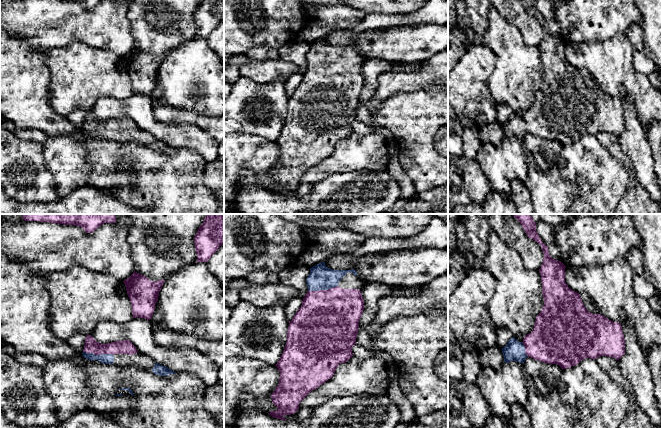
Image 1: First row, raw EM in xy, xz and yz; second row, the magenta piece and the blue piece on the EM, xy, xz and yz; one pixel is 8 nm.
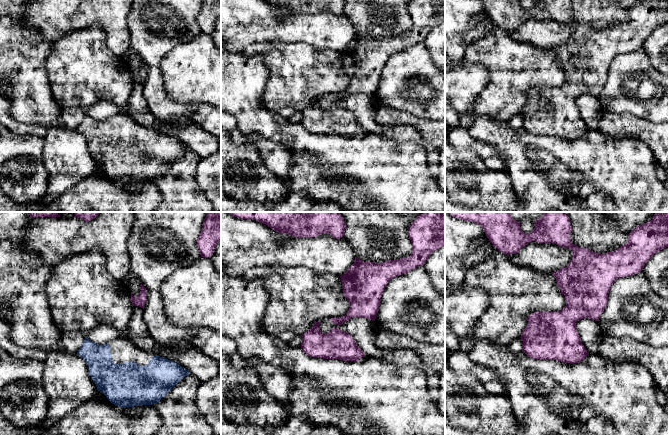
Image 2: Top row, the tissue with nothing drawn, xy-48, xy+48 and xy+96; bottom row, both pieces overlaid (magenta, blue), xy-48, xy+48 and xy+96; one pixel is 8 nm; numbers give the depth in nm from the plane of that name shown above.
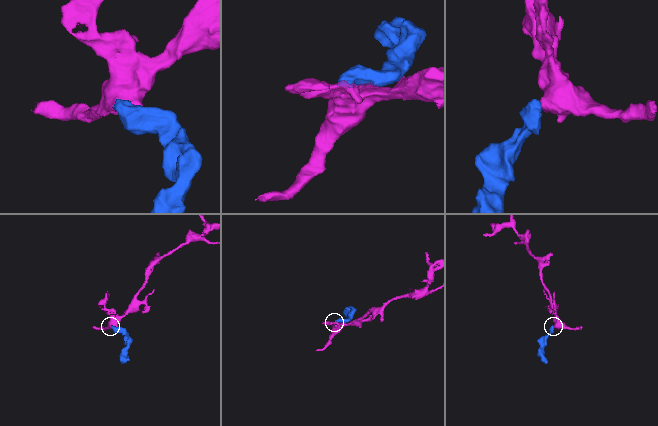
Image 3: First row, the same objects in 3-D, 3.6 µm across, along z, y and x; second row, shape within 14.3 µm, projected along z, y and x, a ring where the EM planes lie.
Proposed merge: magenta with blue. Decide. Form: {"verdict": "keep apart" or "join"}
{"verdict": "join"}

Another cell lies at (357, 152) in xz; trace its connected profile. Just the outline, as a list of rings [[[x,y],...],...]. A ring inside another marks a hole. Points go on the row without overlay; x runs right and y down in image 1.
[[[354,131],[345,139],[339,140],[333,153],[311,167],[299,180],[299,184],[307,183],[313,185],[335,173],[349,173],[352,171],[387,170],[389,153],[387,149],[387,139],[381,133],[370,133],[359,135]]]

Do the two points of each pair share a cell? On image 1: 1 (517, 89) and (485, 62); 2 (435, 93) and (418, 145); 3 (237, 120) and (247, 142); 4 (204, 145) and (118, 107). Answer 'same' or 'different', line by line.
1: different
2: same
3: different
4: same

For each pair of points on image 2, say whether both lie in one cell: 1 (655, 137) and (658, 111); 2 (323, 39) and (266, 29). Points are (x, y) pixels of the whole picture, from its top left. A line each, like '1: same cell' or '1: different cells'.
1: different cells
2: same cell

